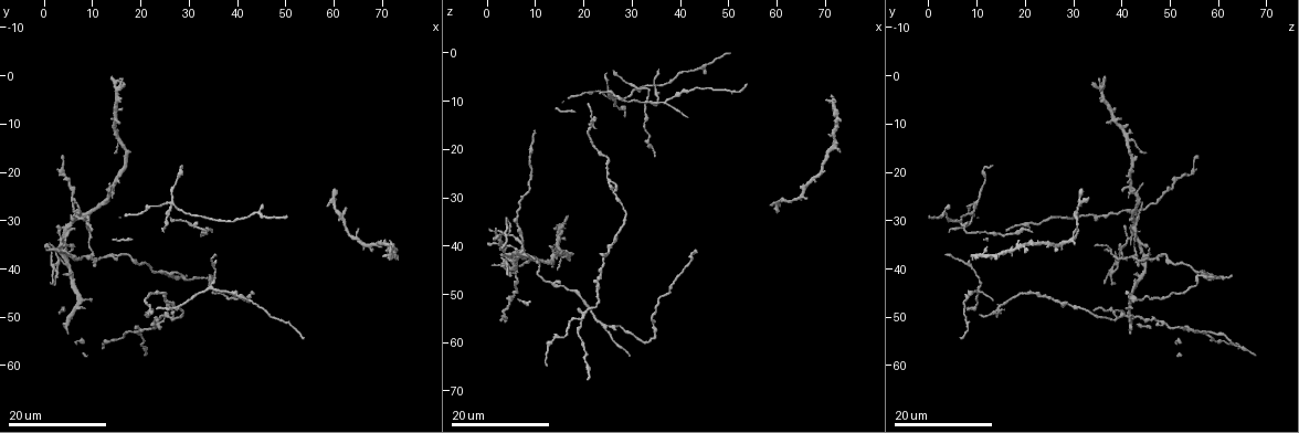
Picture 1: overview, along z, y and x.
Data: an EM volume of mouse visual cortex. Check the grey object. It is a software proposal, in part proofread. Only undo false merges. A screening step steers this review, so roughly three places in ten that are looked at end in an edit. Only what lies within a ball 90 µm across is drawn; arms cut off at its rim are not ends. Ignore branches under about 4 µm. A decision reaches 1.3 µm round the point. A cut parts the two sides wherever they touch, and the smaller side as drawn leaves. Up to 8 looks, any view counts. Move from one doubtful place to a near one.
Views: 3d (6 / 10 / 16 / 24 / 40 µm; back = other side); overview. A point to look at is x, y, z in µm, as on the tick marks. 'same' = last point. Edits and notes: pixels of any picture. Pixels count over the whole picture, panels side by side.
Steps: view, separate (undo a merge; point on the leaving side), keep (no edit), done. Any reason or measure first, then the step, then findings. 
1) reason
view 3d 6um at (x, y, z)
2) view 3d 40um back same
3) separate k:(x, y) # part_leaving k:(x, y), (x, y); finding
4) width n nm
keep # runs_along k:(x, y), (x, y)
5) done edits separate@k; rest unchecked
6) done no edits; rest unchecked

view 3d 16um at (26.0, 26.5, 10.0)

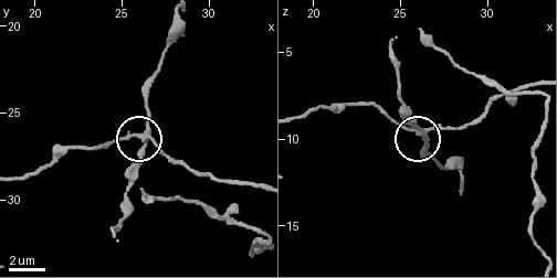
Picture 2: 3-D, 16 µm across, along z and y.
view 3d 10um at (26.2, 26.5, 9.9)

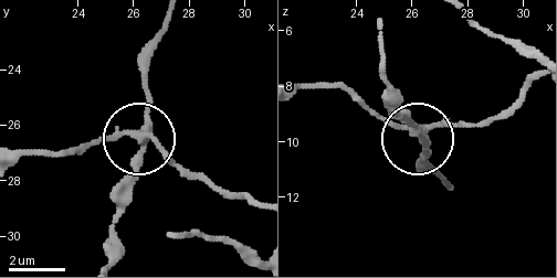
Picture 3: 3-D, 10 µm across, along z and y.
arms 4
separate 3:(149, 97) # part_leaving 3:(147, 136), (147, 60), (168, 18); a second cell is stuck on

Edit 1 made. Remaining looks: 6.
three arms meet
view 3d 16um at (26.0, 47.5, 29.5)

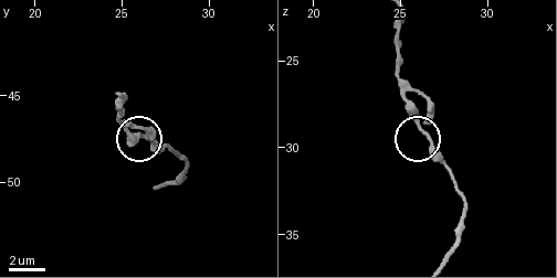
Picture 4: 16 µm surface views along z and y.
zoom in
view 3d 10um at (26.3, 47.2, 28.9)

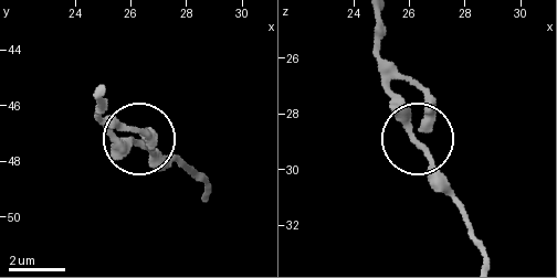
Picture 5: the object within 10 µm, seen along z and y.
keep # runs_along 5:(102, 97), (102, 118), (123, 139), (137, 139), (185, 166); one cell here

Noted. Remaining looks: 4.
thin arm on a thick one
view 3d 16um at (20.0, 53.5, 55.0)

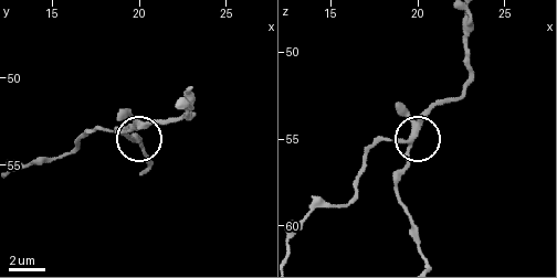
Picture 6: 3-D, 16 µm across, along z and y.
view 3d 10um at (19.4, 53.1, 55.2)

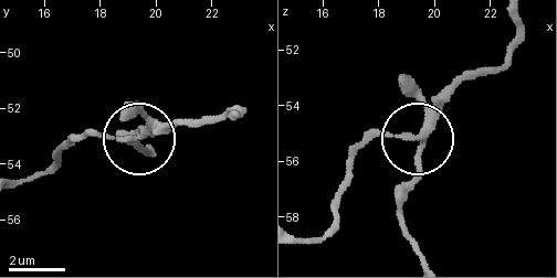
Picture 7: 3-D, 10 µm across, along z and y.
closer look
view 3d 6um at (19.4, 52.9, 55.2)

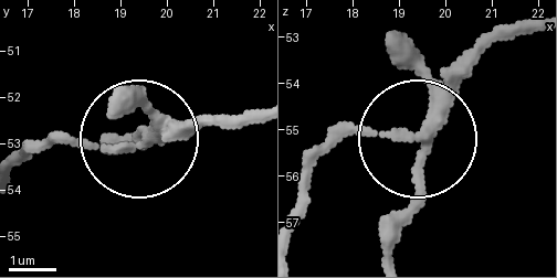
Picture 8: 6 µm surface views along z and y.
arms 3
keep # runs_along 8:(533, 19), (485, 54), (430, 137), (422, 209), (390, 256); one cell here

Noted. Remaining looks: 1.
done edits separate@3; rest unchecked

